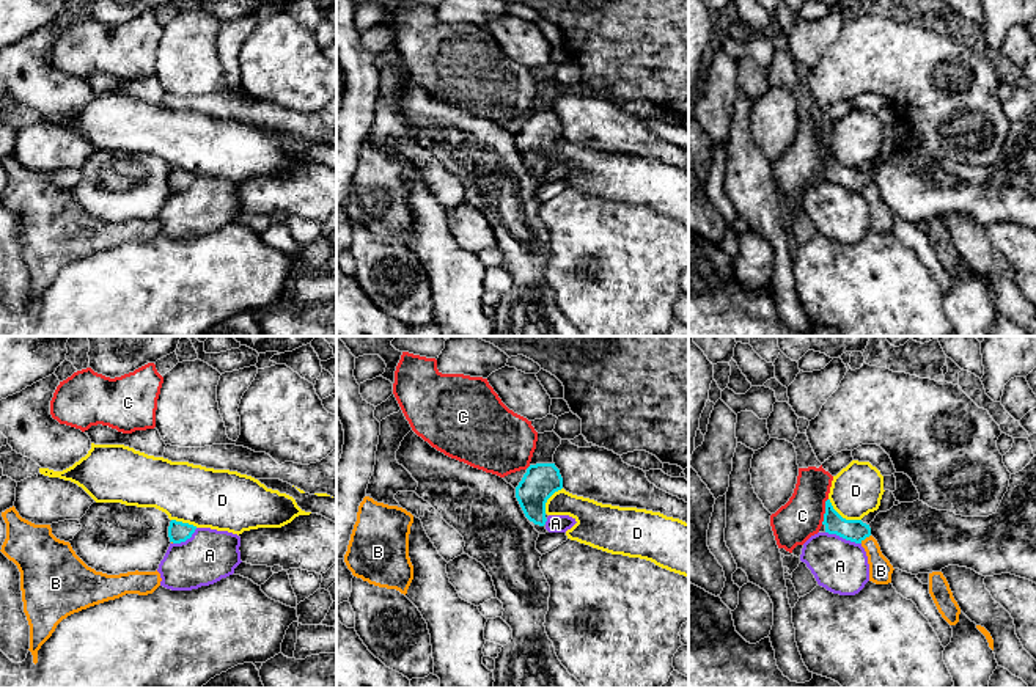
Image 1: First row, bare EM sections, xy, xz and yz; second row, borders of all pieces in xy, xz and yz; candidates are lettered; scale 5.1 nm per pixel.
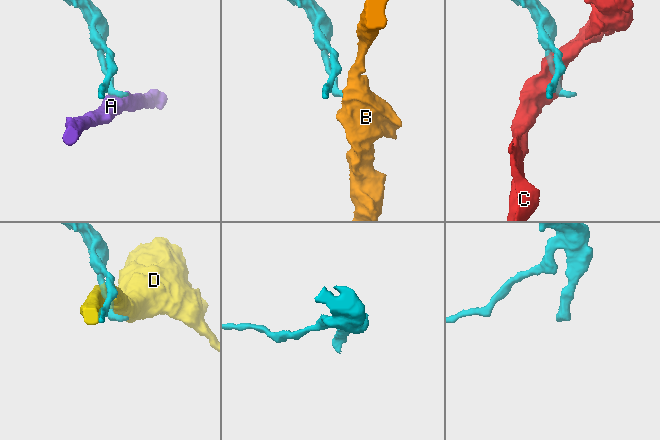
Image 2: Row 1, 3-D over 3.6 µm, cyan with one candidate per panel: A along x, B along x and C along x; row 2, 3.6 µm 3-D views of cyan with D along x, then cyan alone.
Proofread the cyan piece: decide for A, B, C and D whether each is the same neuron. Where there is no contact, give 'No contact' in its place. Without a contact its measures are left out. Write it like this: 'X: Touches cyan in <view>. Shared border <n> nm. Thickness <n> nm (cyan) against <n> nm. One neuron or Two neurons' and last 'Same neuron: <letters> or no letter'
A: Touches cyan in yz. Shared border 200 nm. Thickness 110 nm (cyan) against 280 nm. Two neurons
B: Touches cyan in yz. Shared border 70 nm. Thickness 110 nm (cyan) against 120 nm. Two neurons
C: Touches cyan in yz. Shared border 140 nm. Thickness 110 nm (cyan) against 220 nm. Two neurons
D: Touches cyan in yz. Shared border 200 nm. Thickness 110 nm (cyan) against 260 nm. Two neurons
Same neuron: no letter

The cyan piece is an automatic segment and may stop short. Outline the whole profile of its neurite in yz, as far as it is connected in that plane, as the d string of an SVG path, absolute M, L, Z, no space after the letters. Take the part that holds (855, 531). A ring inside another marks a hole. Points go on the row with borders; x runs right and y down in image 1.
M830 500L825 501L824 521L825 532L836 534L846 540L861 543L871 536L869 525L861 520L846 520L832 506Z

